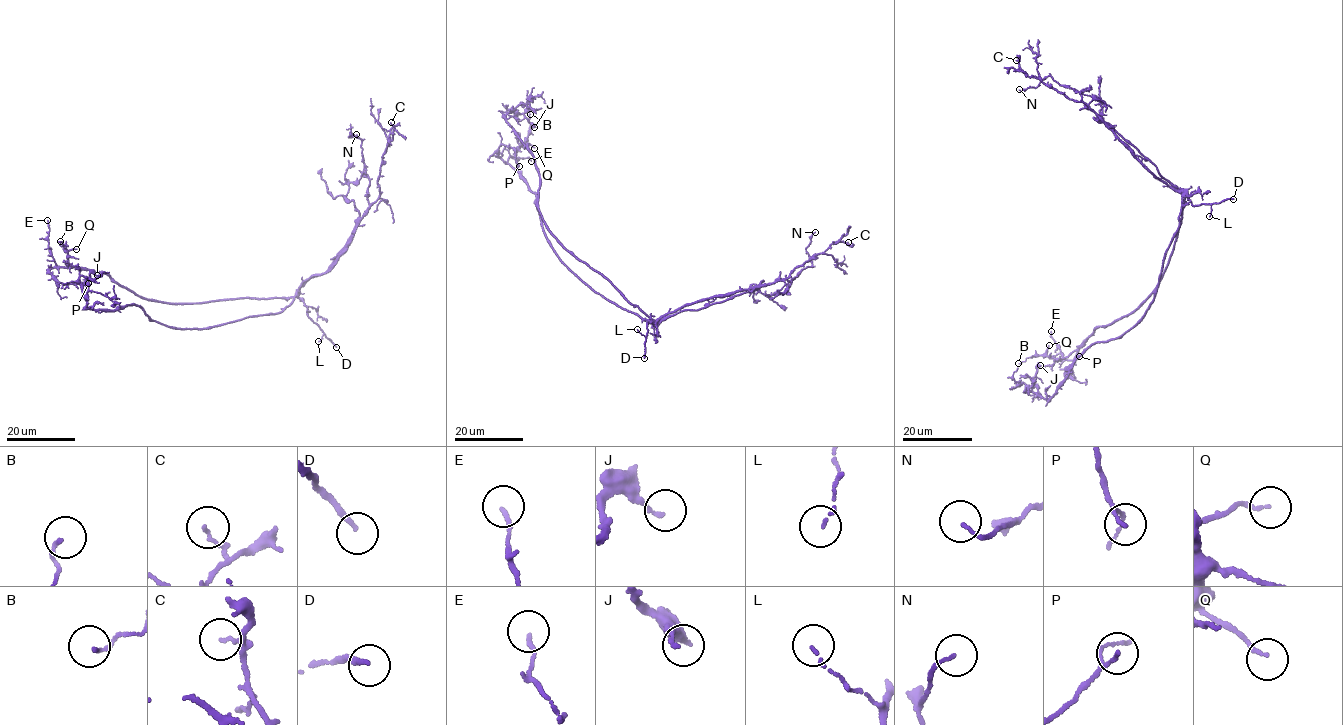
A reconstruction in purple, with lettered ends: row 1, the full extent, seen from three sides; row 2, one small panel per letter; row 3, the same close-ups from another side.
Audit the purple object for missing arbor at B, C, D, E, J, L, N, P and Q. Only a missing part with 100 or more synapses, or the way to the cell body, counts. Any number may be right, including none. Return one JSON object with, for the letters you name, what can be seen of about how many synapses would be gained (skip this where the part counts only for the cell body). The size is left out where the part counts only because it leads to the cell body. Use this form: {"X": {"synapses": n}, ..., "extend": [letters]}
{"extend": ["D"]}

